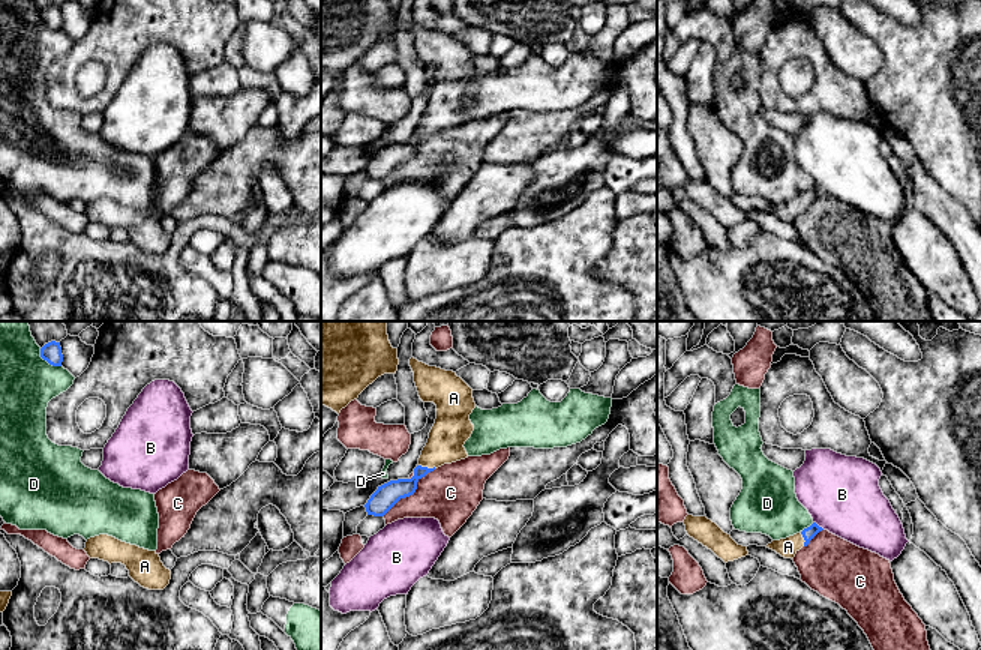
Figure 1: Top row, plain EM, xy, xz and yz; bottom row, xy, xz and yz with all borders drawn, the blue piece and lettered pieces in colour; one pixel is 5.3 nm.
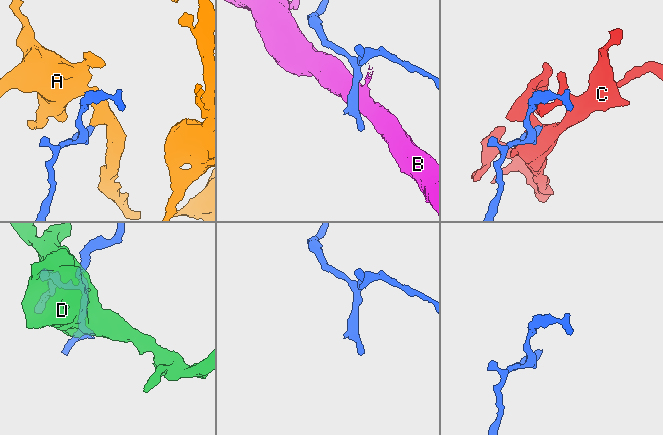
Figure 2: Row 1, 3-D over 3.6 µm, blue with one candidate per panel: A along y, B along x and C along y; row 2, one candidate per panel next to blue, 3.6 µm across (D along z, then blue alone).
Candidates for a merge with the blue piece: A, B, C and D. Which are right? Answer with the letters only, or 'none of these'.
A

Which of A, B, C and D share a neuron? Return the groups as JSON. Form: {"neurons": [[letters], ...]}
{"neurons": [["A"], ["B"], ["C"], ["D"]]}

